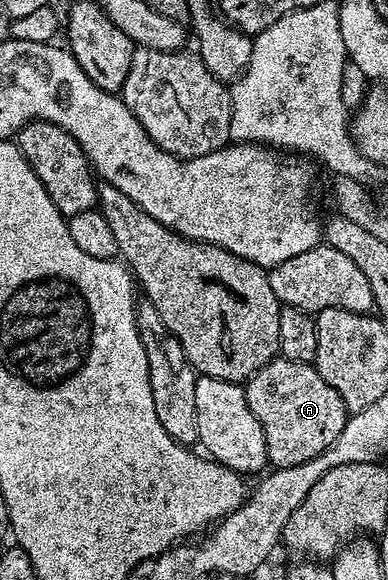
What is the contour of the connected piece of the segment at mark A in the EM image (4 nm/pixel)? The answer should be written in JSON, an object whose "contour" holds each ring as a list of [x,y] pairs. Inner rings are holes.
{"contour":[[[277,356],[275,361],[266,363],[255,375],[249,377],[244,385],[246,403],[250,403],[250,411],[254,411],[254,419],[262,423],[262,435],[266,435],[266,451],[269,462],[275,468],[292,468],[306,463],[315,456],[322,455],[341,434],[343,425],[350,416],[347,407],[342,403],[342,395],[318,375],[315,364],[294,363]]]}

